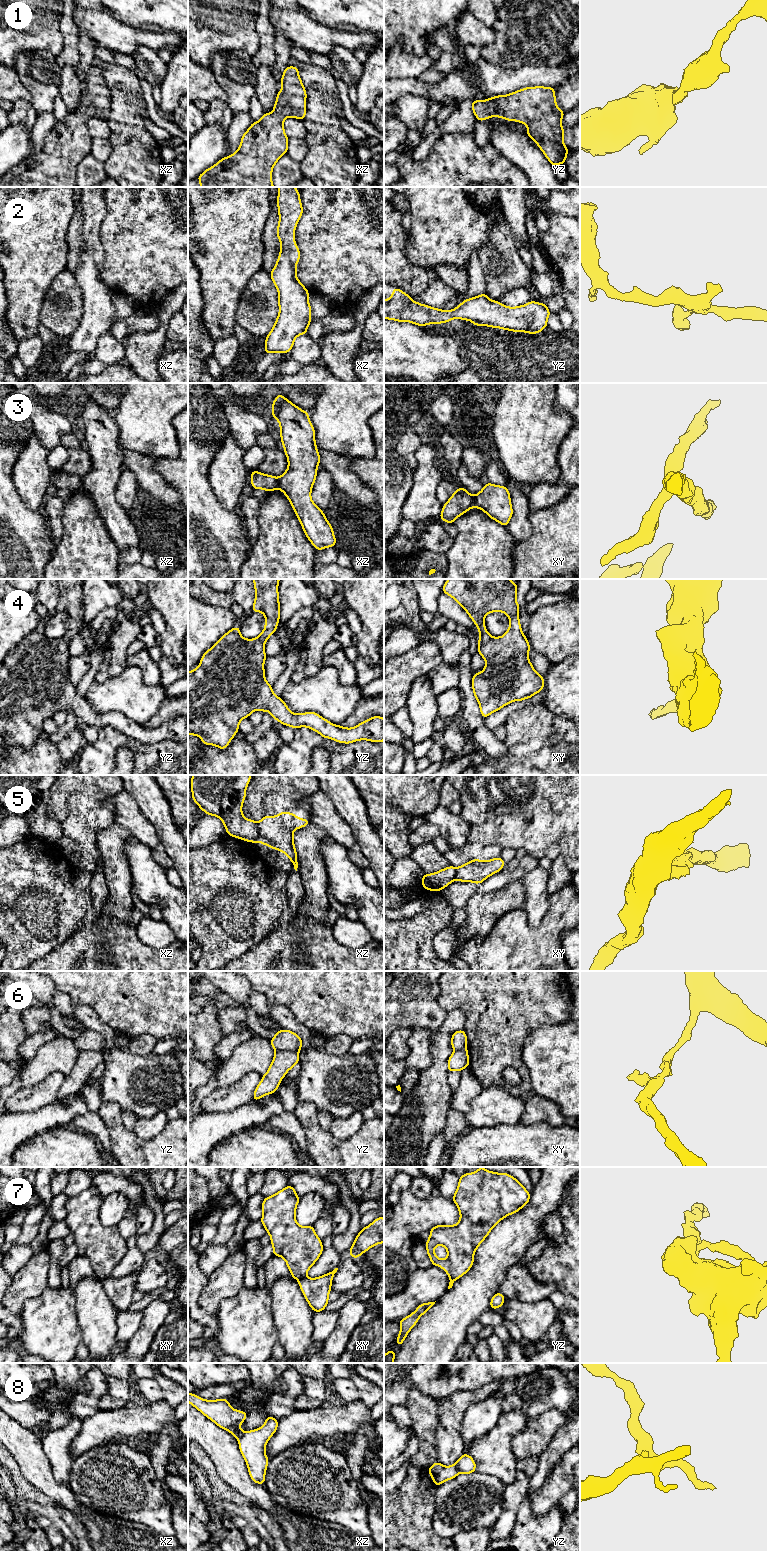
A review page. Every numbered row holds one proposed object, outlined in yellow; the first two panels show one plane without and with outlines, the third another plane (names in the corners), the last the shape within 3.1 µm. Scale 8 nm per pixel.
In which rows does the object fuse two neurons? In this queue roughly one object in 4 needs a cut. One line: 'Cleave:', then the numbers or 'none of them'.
Cleave: 3, 5, 6, 7, 8

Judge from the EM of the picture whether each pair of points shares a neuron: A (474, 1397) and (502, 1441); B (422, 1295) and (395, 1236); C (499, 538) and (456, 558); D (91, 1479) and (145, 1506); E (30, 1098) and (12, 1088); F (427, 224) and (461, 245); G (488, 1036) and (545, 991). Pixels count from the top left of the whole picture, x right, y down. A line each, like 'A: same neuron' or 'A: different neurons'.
A: different neurons
B: different neurons
C: same neuron
D: same neuron
E: different neurons
F: same neuron
G: same neuron

